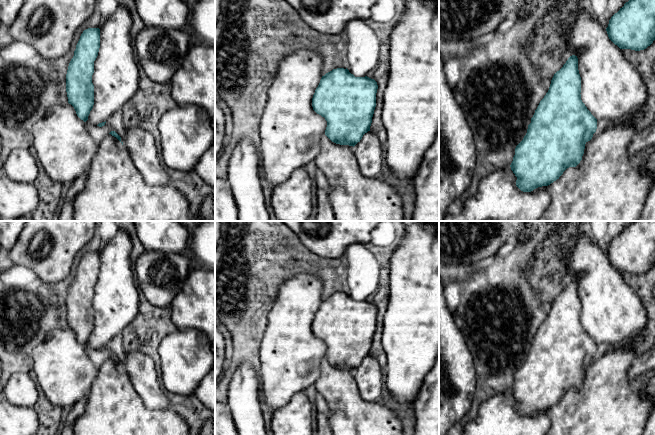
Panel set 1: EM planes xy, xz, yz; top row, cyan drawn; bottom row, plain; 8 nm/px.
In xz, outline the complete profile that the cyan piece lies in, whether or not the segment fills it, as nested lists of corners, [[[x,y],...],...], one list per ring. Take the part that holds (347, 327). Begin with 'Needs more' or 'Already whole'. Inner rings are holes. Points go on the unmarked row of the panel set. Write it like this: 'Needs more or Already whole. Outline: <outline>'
Already whole. Outline: [[[337,292],[322,300],[312,322],[313,334],[325,342],[325,359],[334,367],[355,370],[370,355],[376,331],[378,309],[367,300],[355,301],[346,292]]]

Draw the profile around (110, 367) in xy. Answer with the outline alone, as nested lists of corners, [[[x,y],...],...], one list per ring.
[[[111,358],[98,366],[84,413],[74,425],[74,435],[189,435],[189,432],[187,422],[174,409],[147,408],[128,373]]]

